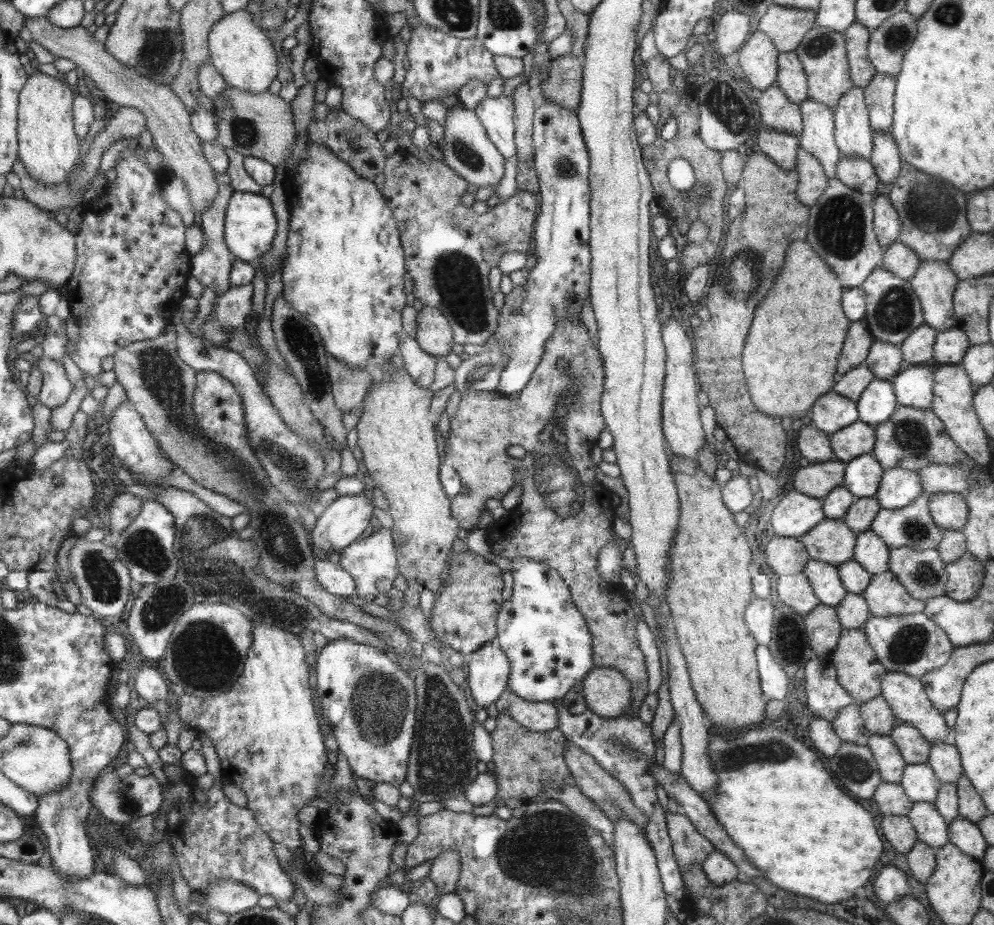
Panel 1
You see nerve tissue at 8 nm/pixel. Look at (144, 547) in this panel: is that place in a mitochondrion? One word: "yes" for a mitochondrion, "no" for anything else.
yes

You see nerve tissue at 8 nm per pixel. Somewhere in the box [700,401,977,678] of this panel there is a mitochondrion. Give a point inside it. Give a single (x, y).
(909, 644)

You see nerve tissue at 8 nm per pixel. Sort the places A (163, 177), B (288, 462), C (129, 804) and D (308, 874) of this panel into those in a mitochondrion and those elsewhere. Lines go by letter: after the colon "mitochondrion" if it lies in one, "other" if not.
A: other
B: mitochondrion
C: mitochondrion
D: mitochondrion

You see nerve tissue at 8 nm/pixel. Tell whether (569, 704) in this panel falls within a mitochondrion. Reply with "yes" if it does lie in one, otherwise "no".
no

